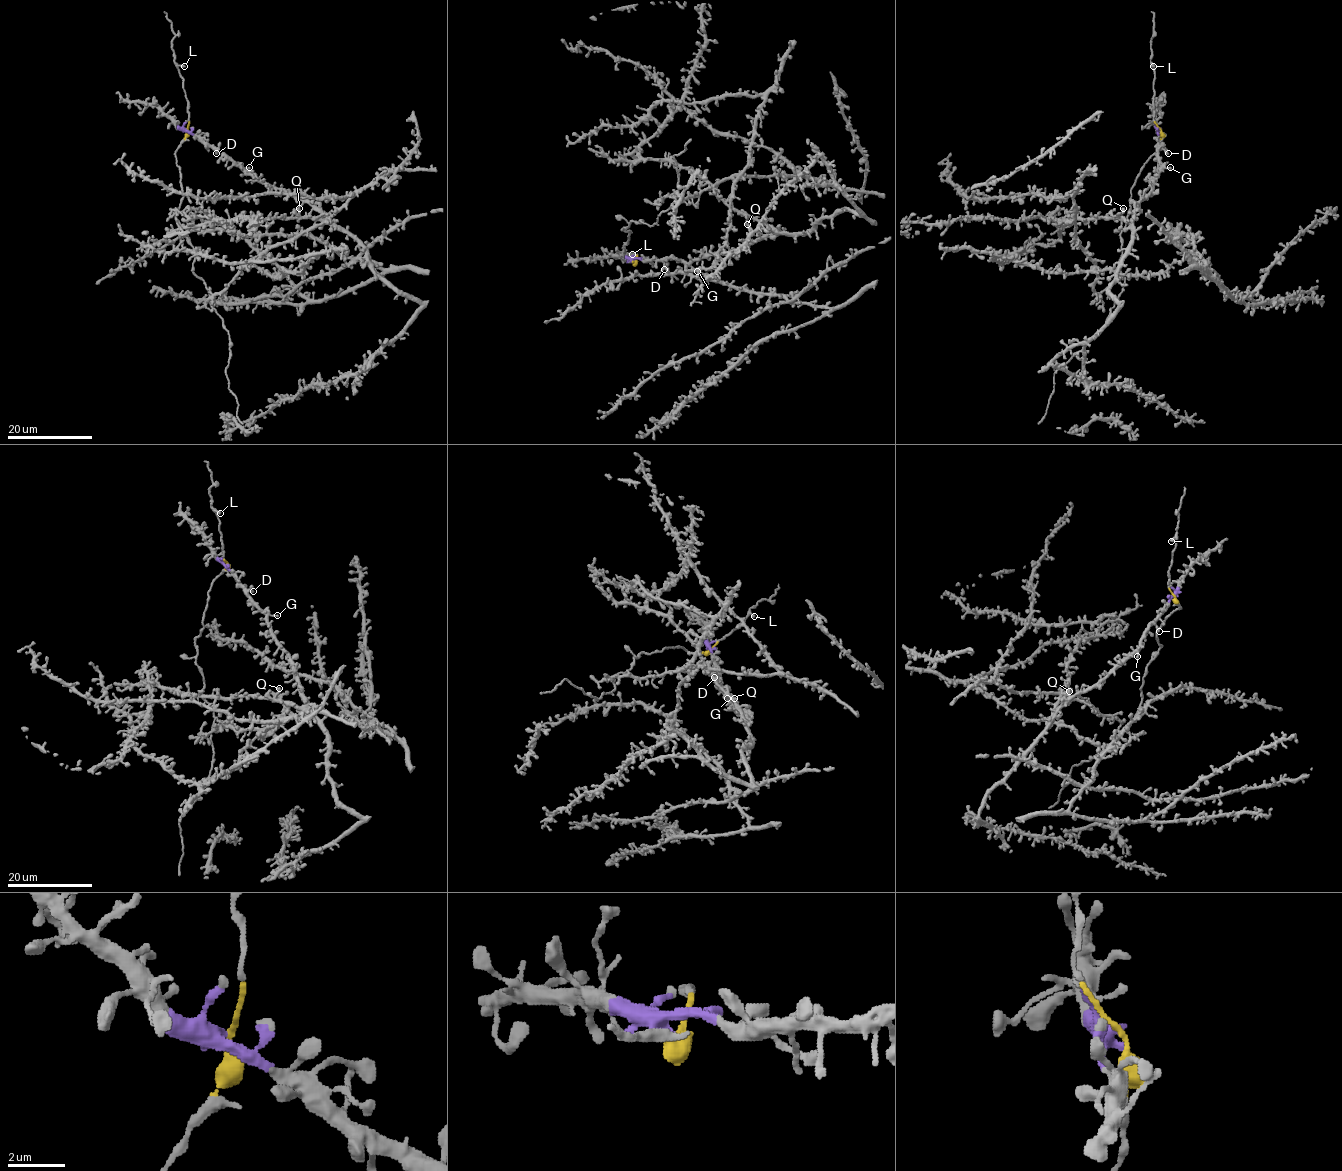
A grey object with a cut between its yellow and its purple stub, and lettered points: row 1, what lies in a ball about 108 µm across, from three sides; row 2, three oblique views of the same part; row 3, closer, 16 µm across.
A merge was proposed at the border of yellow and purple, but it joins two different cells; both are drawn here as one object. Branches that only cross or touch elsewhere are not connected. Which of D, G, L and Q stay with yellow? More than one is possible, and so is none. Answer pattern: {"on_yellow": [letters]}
{"on_yellow": ["L"]}

